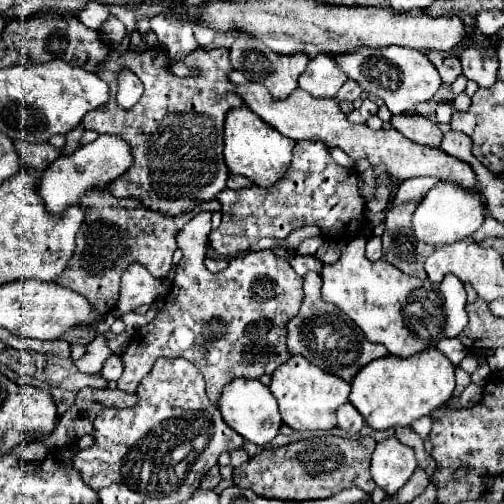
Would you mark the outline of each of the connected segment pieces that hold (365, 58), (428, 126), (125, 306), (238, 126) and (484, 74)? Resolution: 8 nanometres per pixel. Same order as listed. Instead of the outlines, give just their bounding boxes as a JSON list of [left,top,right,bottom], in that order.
[[335,47,441,113],[391,115,443,147],[113,263,169,319],[225,107,295,187],[461,45,499,87]]

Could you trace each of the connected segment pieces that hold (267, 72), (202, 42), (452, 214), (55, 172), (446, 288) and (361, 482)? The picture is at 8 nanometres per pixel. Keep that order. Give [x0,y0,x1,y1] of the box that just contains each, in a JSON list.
[[231,35,309,99],[194,23,215,47],[413,183,485,245],[39,137,133,215],[321,237,467,357],[233,435,377,501]]

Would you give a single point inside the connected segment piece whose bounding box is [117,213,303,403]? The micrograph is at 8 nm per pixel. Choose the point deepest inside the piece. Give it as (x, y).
(238, 316)

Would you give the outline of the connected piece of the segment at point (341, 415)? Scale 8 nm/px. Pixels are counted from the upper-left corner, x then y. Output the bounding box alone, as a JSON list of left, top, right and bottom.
[337,403,365,435]

